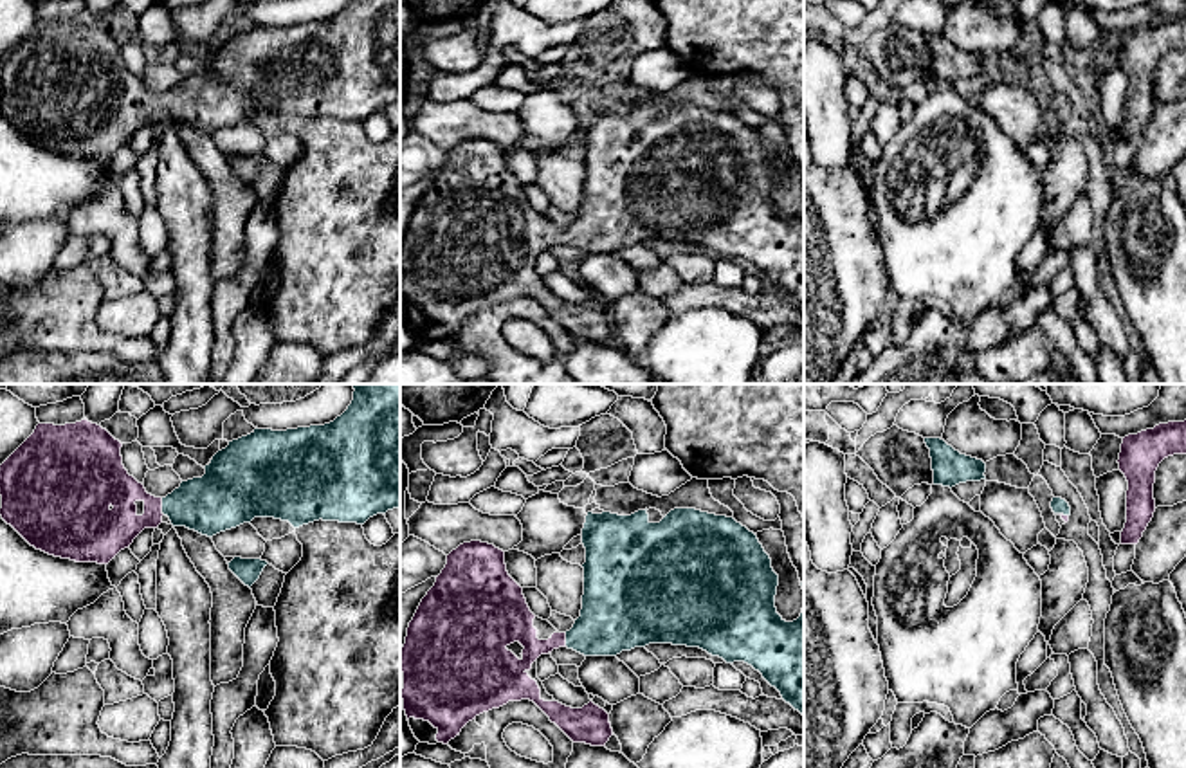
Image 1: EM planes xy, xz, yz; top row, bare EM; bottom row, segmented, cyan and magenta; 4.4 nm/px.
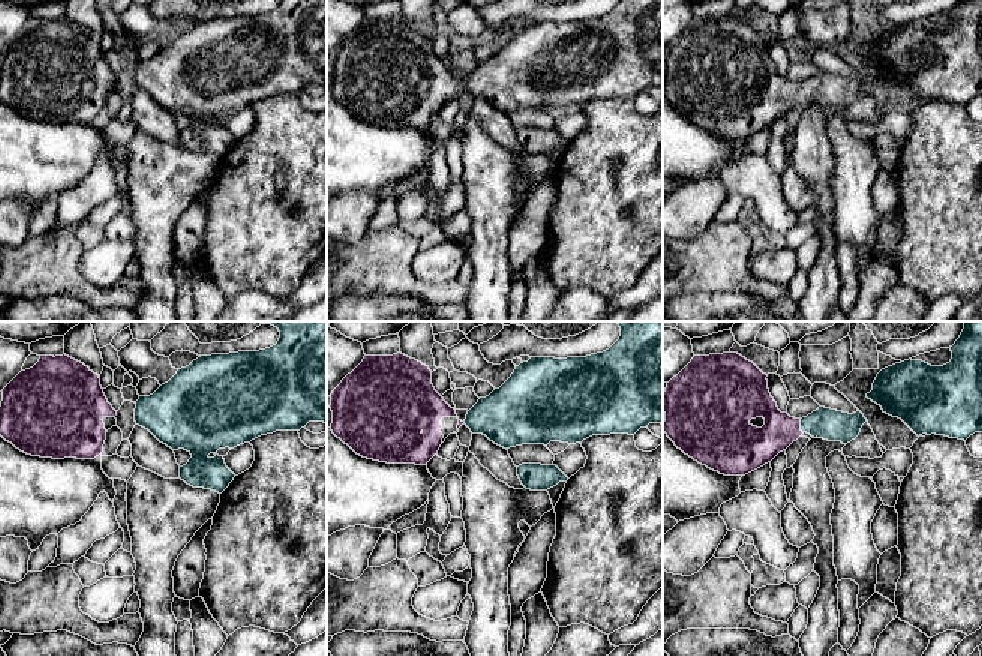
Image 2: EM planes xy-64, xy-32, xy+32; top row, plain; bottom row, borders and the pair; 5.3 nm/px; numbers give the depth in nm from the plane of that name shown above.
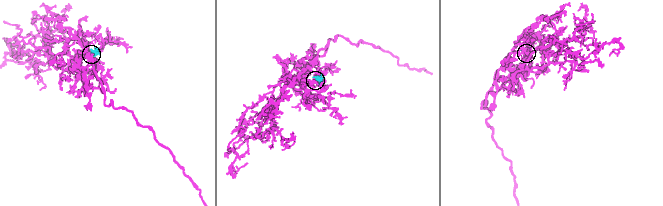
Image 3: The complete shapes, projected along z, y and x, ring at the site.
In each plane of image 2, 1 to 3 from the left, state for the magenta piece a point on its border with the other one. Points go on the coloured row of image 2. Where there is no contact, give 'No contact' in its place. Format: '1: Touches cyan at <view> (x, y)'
1: No contact
2: No contact
3: Touches cyan at xy+32 (801, 427)

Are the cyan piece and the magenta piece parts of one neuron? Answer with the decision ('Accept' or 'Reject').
Accept

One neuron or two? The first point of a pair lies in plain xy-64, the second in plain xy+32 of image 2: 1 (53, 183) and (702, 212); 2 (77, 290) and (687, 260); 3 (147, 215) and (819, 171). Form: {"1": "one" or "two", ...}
{"1": "two", "2": "one", "3": "one"}

